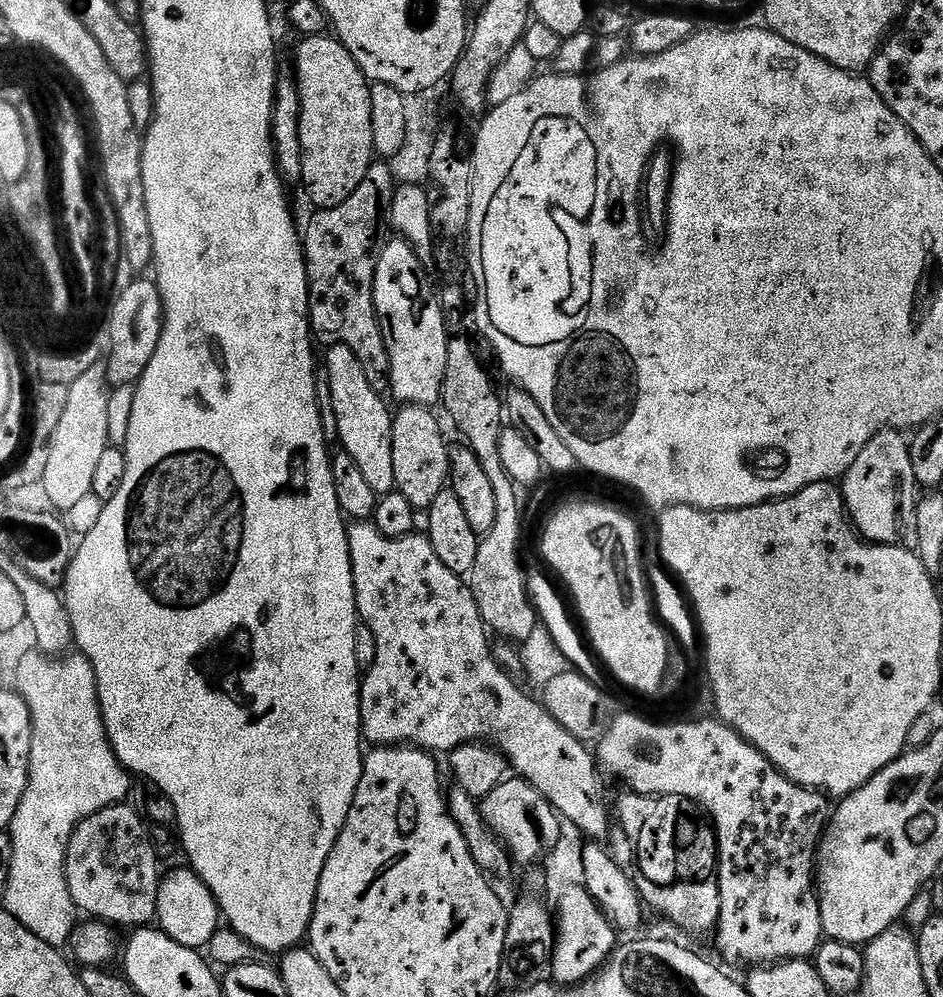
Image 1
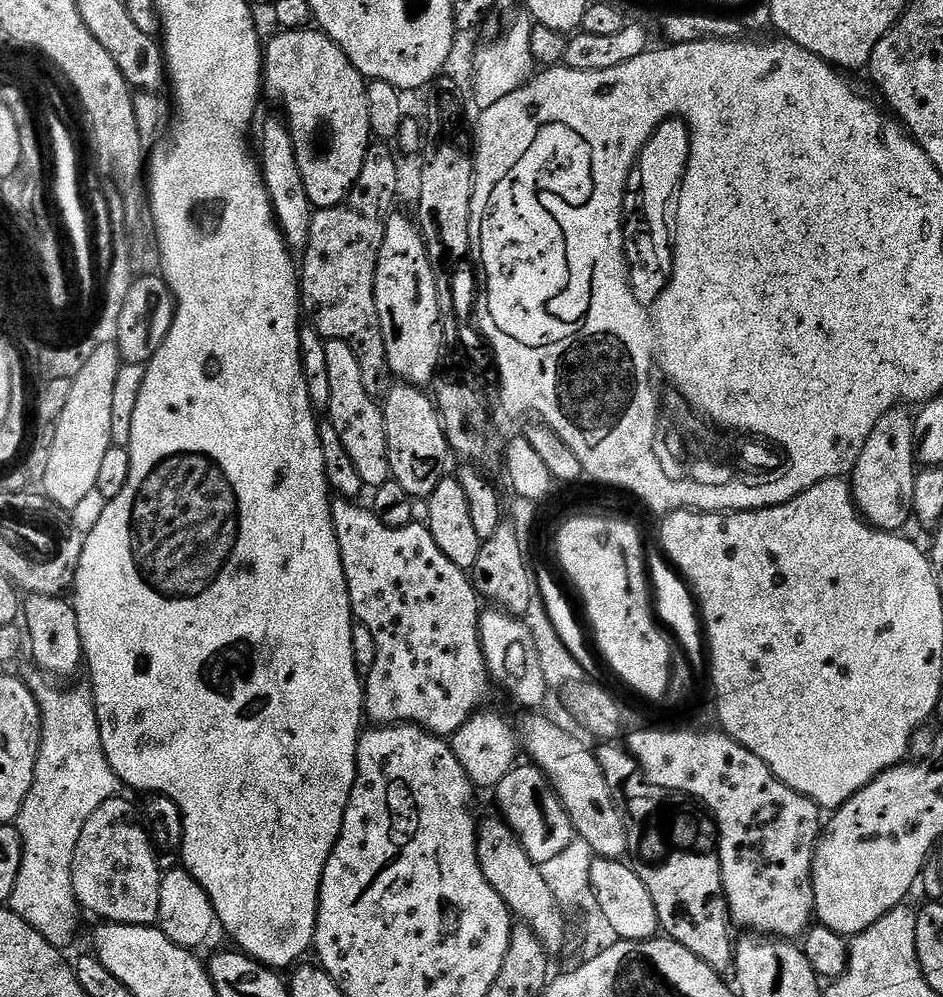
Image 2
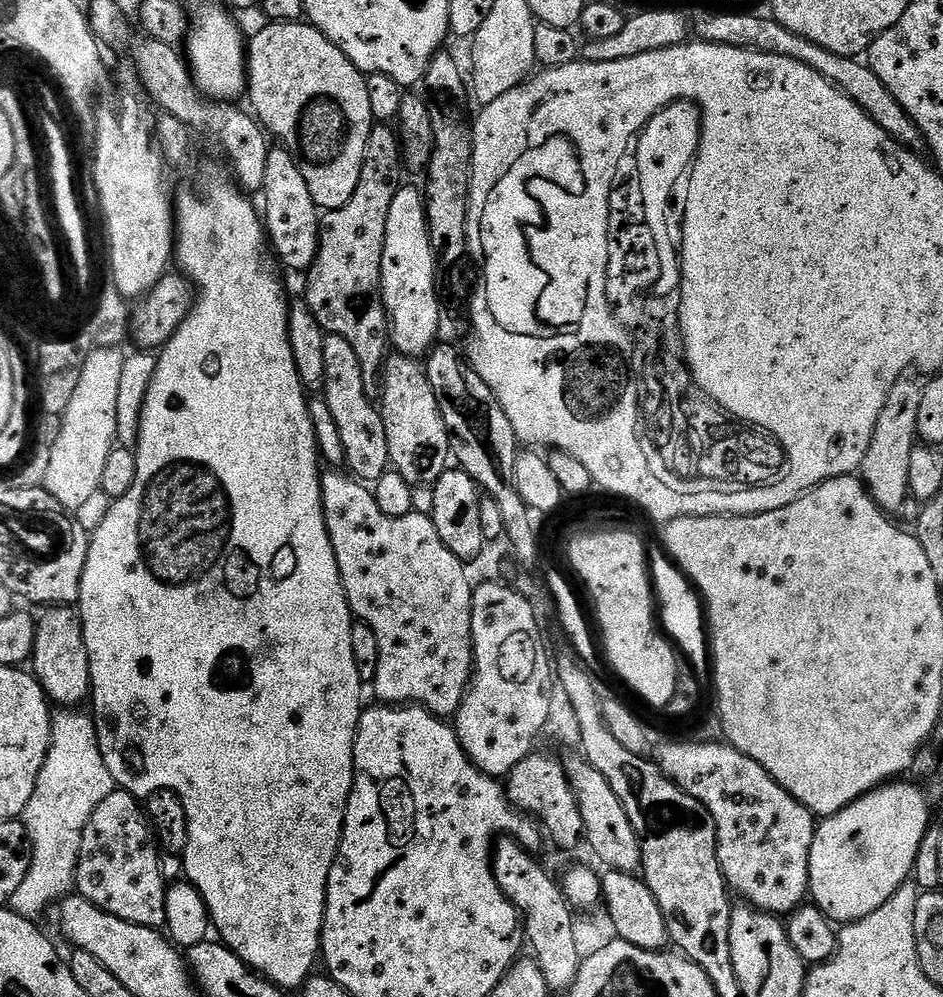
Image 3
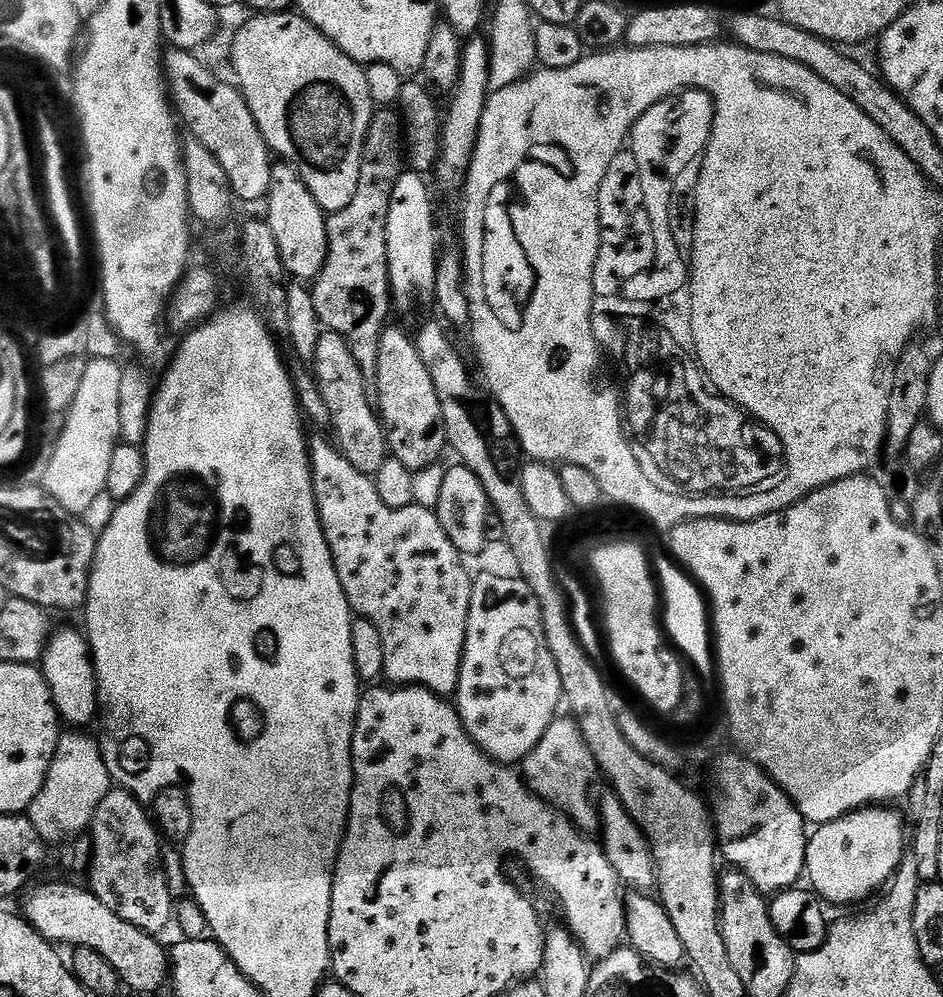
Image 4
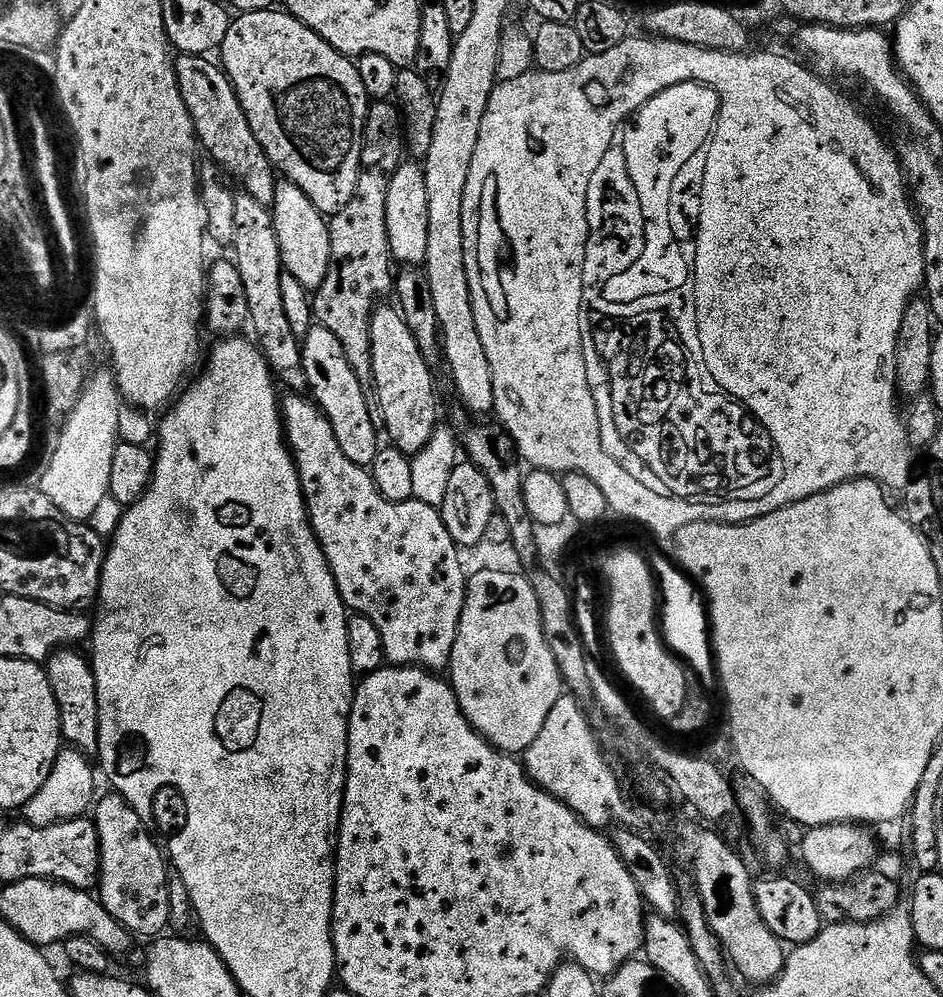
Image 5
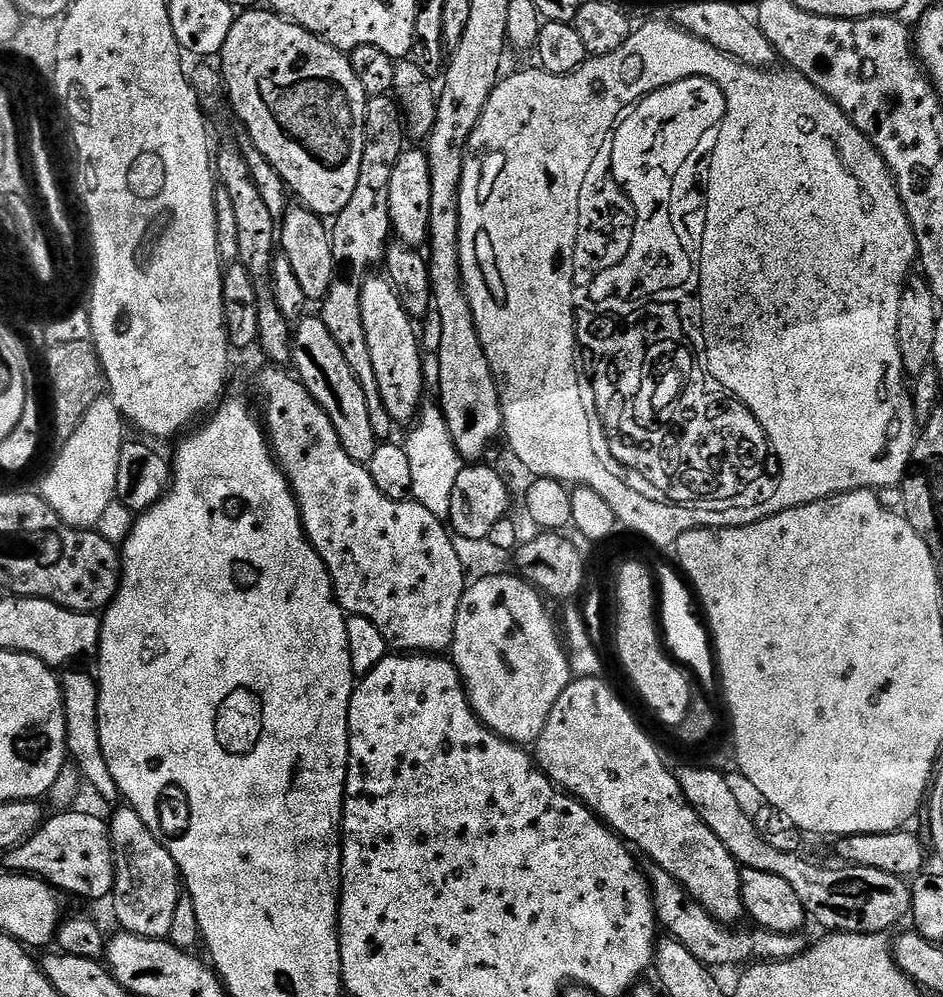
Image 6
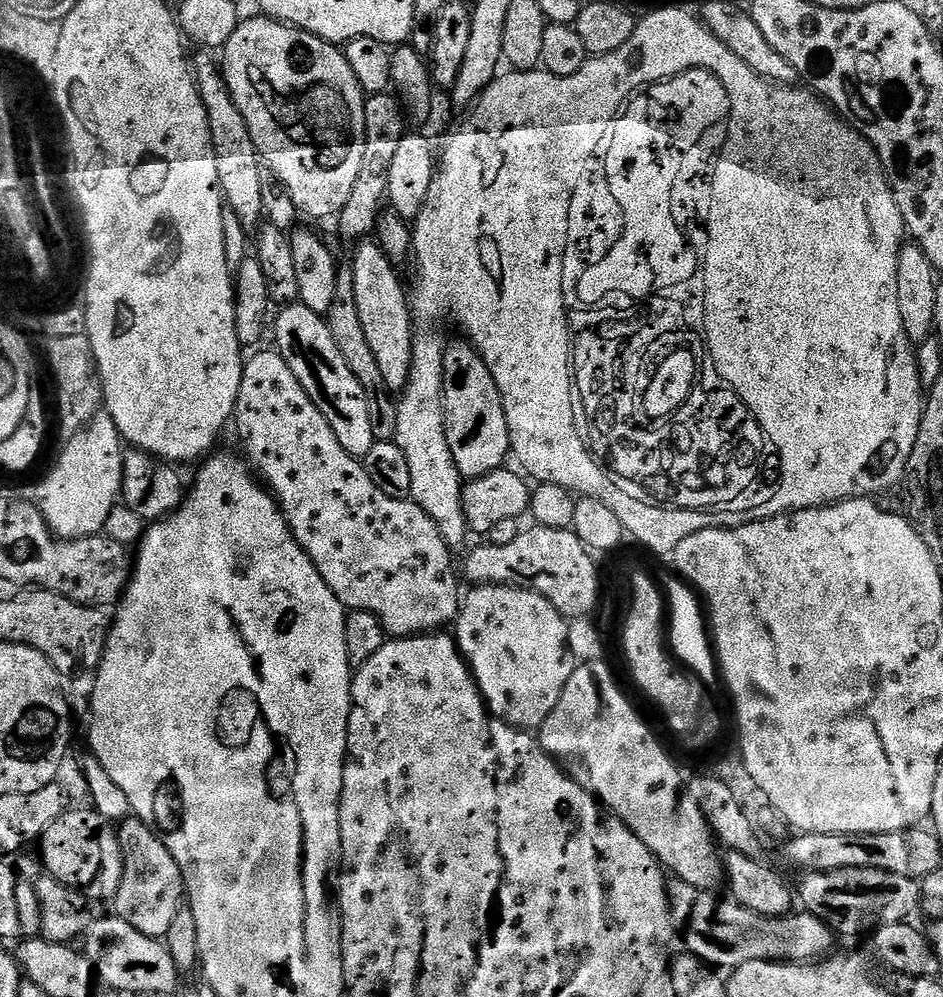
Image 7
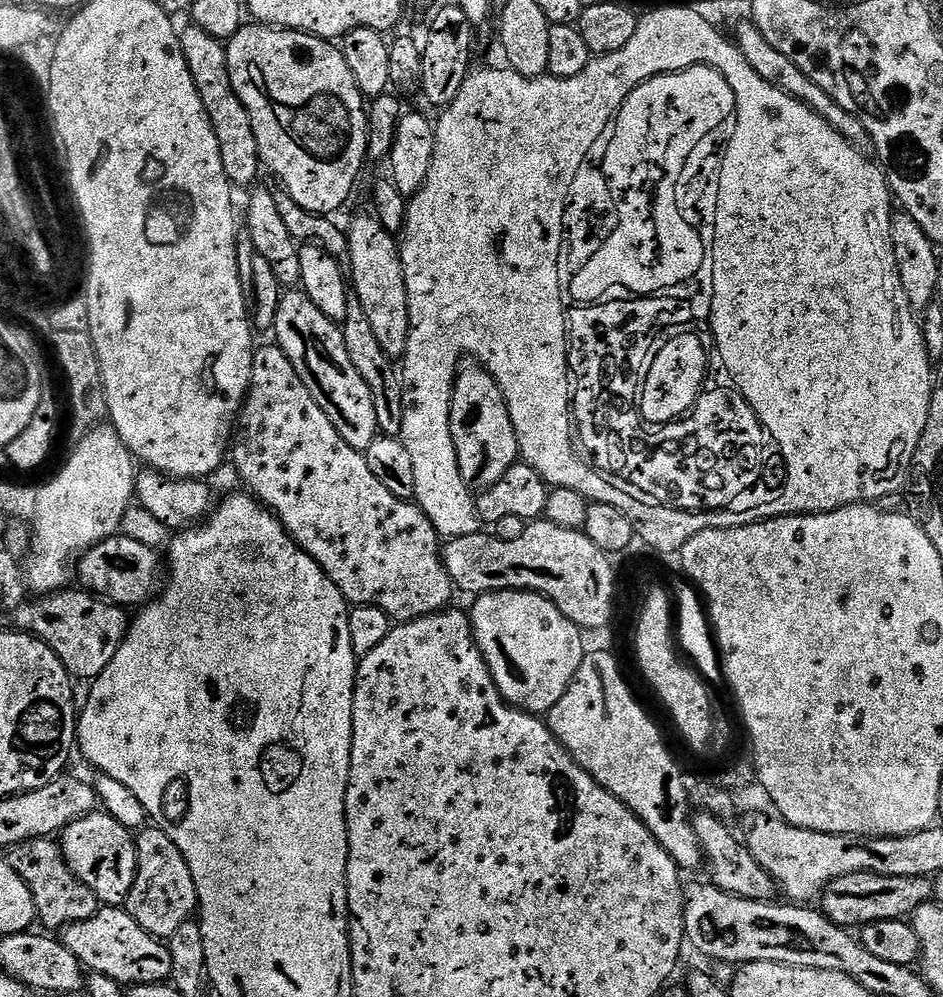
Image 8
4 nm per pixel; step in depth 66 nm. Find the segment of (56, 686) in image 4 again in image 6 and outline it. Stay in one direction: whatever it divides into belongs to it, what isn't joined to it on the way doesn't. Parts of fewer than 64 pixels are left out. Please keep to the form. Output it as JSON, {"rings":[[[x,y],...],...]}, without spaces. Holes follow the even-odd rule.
{"rings":[[[76,670],[65,671],[60,680],[60,689],[64,695],[64,709],[66,710],[66,746],[71,763],[80,773],[83,783],[87,787],[89,784],[102,799],[119,801],[121,794],[118,790],[118,782],[114,782],[114,774],[110,774],[110,766],[106,766],[106,758],[102,754],[102,742],[98,738],[98,694],[100,693],[100,686],[97,677],[93,673],[91,676],[88,672],[72,671]]]}

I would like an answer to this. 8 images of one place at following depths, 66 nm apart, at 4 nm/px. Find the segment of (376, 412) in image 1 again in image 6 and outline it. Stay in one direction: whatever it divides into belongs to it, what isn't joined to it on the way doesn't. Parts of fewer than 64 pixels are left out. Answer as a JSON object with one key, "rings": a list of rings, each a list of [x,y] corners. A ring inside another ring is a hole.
{"rings":[[[305,315],[295,325],[292,364],[295,375],[306,386],[308,393],[316,399],[318,406],[322,406],[322,410],[326,410],[342,442],[342,450],[346,450],[346,454],[350,454],[354,462],[367,466],[370,458],[374,458],[374,450],[378,443],[374,426],[370,426],[370,406],[366,406],[366,394],[358,378],[350,370],[346,358],[342,358],[338,342],[330,338],[330,330],[326,330],[319,315]]]}

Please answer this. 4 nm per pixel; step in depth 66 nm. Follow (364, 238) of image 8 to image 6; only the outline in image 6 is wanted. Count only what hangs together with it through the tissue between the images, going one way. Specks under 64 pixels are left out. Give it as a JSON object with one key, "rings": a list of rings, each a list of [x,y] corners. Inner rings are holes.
{"rings":[[[369,275],[362,284],[362,322],[366,326],[370,362],[374,362],[378,390],[382,394],[382,402],[386,402],[386,410],[393,425],[411,425],[420,412],[420,391],[424,388],[424,360],[420,357],[420,340],[412,325],[415,324],[413,317],[402,306],[387,275],[376,275]]]}

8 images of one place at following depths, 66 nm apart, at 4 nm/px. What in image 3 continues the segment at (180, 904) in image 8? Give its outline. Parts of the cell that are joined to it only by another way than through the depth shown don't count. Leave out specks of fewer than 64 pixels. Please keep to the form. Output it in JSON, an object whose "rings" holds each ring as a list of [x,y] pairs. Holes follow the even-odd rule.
{"rings":[[[117,790],[90,814],[82,834],[80,857],[76,859],[75,891],[114,918],[157,930],[165,927],[166,881],[158,872],[157,841],[141,801]]]}

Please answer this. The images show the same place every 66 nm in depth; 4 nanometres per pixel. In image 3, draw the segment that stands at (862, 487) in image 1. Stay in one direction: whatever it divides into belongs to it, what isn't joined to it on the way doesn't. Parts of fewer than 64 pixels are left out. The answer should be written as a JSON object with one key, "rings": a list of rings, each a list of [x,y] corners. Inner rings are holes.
{"rings":[[[901,378],[894,382],[886,398],[886,406],[882,406],[882,414],[878,414],[878,422],[872,431],[872,441],[862,465],[862,479],[868,493],[886,514],[893,514],[910,500],[910,454],[918,443],[916,431],[918,409],[922,406],[922,384],[921,381],[908,379]]]}

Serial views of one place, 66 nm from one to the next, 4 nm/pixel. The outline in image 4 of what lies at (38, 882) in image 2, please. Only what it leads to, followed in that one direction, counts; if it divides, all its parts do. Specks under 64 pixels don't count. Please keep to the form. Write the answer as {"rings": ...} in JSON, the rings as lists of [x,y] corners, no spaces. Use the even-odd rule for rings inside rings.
{"rings":[[[68,730],[61,735],[58,746],[54,750],[54,758],[50,762],[50,770],[46,774],[46,782],[42,786],[42,790],[38,790],[38,798],[34,798],[34,802],[27,810],[28,821],[34,826],[34,830],[38,830],[38,834],[49,845],[60,844],[71,841],[73,837],[89,827],[94,818],[94,814],[98,810],[98,802],[102,802],[102,798],[106,798],[106,794],[111,792],[114,787],[112,776],[108,773],[108,767],[103,756],[100,755],[100,746],[95,739],[92,740],[80,730]]]}

